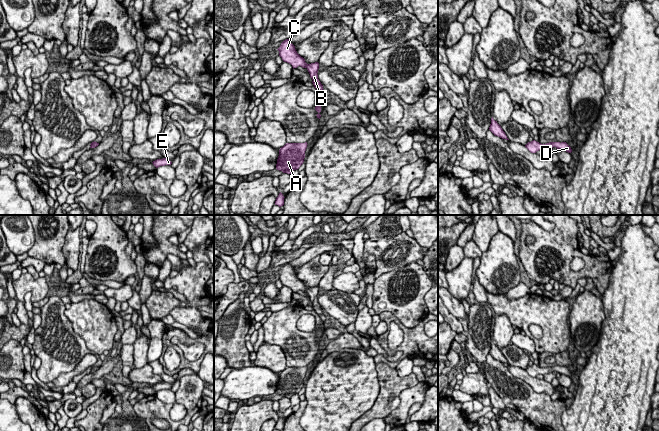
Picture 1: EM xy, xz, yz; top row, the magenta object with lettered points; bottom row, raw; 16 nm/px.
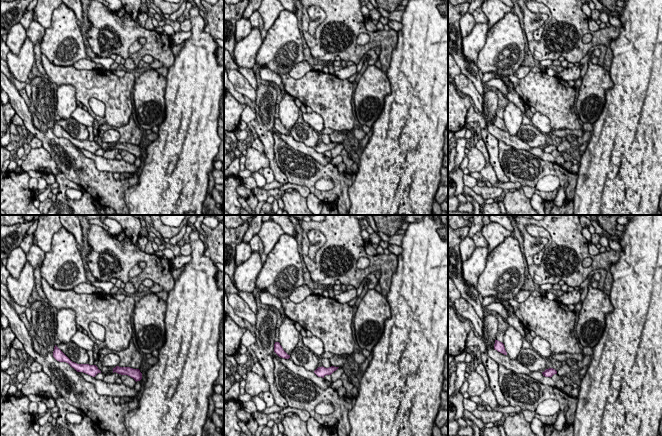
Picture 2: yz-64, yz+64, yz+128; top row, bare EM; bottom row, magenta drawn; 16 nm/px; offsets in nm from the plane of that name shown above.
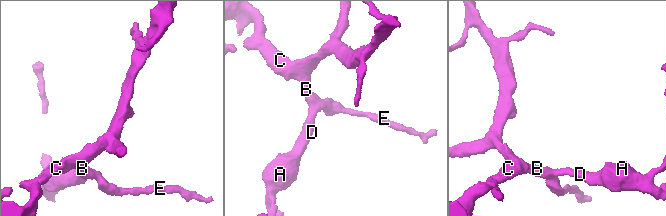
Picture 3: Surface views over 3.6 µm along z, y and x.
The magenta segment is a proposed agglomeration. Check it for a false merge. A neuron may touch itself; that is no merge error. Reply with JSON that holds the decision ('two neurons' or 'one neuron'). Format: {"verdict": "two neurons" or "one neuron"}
{"verdict": "one neuron"}

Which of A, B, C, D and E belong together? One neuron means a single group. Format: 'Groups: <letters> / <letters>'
Groups: A B C D E

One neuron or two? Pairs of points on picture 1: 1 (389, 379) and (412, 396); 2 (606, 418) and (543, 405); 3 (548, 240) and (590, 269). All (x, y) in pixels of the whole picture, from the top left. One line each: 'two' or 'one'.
1: two
2: two
3: one

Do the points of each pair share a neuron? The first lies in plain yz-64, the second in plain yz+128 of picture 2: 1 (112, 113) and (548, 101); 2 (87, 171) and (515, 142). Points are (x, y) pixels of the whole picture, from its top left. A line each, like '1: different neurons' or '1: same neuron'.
1: same neuron
2: different neurons

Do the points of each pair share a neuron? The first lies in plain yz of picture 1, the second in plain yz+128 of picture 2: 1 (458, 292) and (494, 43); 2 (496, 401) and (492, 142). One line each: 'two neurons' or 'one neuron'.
1: two neurons
2: one neuron

